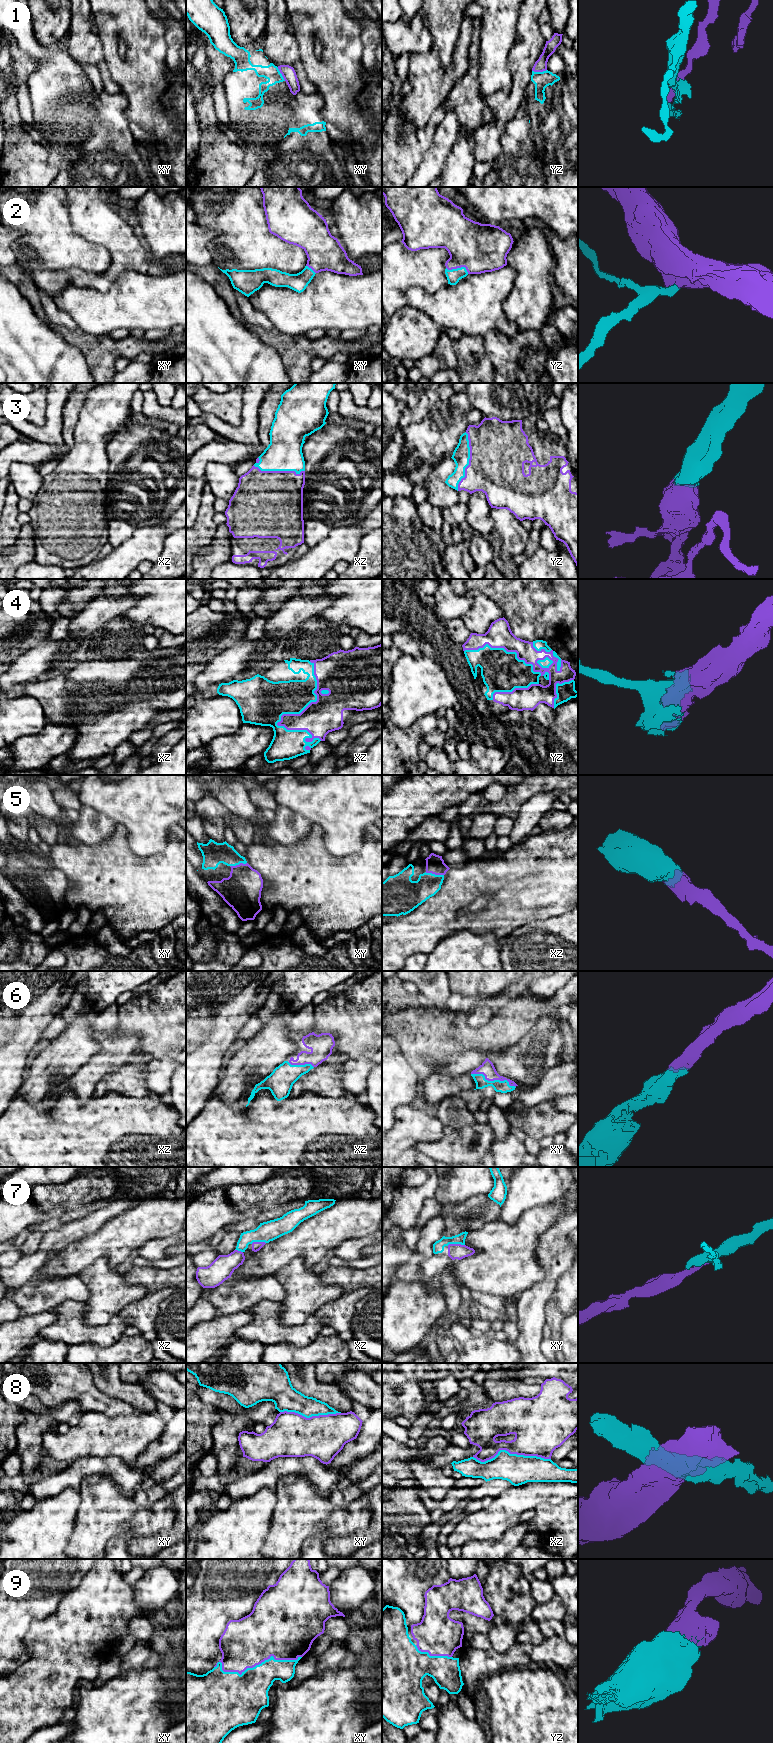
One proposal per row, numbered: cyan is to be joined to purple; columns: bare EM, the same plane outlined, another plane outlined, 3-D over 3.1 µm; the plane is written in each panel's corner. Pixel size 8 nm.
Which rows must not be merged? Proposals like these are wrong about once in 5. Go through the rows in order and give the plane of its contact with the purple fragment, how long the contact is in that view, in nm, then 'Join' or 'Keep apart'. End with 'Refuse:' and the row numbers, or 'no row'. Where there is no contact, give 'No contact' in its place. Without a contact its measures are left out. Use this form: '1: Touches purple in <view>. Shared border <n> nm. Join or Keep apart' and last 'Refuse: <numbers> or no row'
1: Touches purple in yz. Shared border 120 nm. Keep apart
2: Touches purple in yz. Shared border 190 nm. Join
3: Touches purple in yz. Shared border 480 nm. Join
4: Touches purple in xz. Shared border 650 nm. Join
5: Touches purple in xz. Shared border 150 nm. Join
6: Touches purple in xy. Shared border 380 nm. Join
7: Touches purple in xy. Shared border 140 nm. Join
8: Touches purple in xz. Shared border 600 nm. Keep apart
9: Touches purple in xy. Shared border 700 nm. Join
Refuse: 1, 8

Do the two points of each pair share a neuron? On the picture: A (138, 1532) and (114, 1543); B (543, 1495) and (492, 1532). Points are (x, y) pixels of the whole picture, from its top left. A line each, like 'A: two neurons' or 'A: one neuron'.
A: two neurons
B: one neuron

